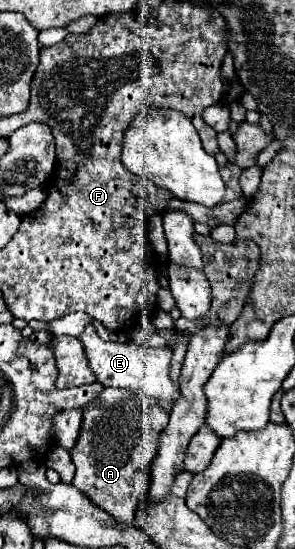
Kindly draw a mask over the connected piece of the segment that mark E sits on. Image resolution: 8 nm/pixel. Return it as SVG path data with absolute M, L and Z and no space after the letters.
M91 323L85 325L81 335L77 337L85 349L85 357L89 361L89 369L95 373L97 383L103 387L125 387L131 391L141 389L153 399L161 403L175 403L179 395L179 387L169 377L169 349L143 349L133 341L127 343L107 343L97 337Z

